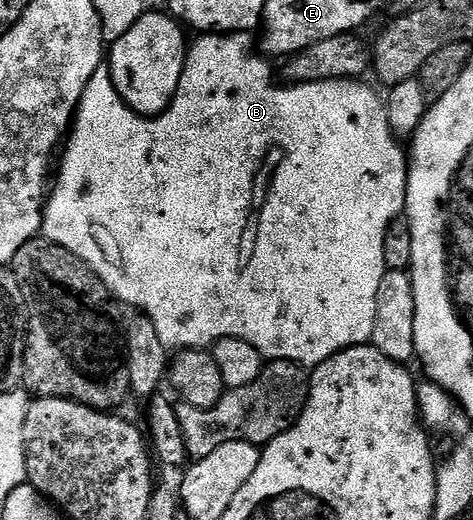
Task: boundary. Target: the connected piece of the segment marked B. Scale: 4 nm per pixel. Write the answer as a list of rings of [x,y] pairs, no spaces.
[[[236,31],[236,32],[233,32],[233,33],[202,33],[202,34],[199,34],[199,35],[198,35],[198,36],[197,36],[197,38],[198,38],[198,40],[196,40],[196,41],[195,41],[195,43],[194,43],[194,40],[193,40],[193,42],[191,42],[191,43],[190,43],[190,44],[189,44],[189,47],[188,47],[188,50],[187,50],[187,53],[186,53],[186,64],[185,64],[185,65],[184,65],[184,69],[183,69],[183,70],[182,70],[182,76],[181,76],[181,77],[180,77],[180,85],[179,85],[179,86],[178,86],[178,92],[176,92],[176,94],[175,94],[175,95],[174,95],[174,99],[173,99],[173,101],[171,101],[171,102],[170,102],[170,107],[169,107],[169,109],[167,109],[167,110],[166,110],[166,111],[164,111],[164,112],[162,112],[162,114],[161,114],[161,115],[156,115],[156,116],[153,116],[153,117],[147,117],[147,116],[145,116],[145,115],[137,115],[137,114],[136,114],[136,113],[135,113],[135,111],[133,111],[133,109],[132,109],[132,108],[131,108],[131,107],[129,107],[129,105],[127,105],[127,103],[126,103],[126,102],[124,102],[124,101],[123,101],[123,100],[122,100],[122,98],[121,98],[121,97],[120,97],[120,93],[119,93],[119,92],[118,92],[118,90],[117,90],[117,89],[116,89],[116,85],[115,85],[115,84],[114,84],[114,83],[112,83],[112,82],[110,82],[110,69],[109,69],[109,66],[106,66],[106,65],[103,65],[103,67],[101,67],[101,68],[100,68],[100,69],[96,69],[96,73],[92,73],[92,81],[88,81],[88,89],[84,89],[84,97],[82,97],[82,98],[81,98],[81,99],[80,99],[80,105],[79,105],[79,106],[78,106],[78,114],[77,114],[77,115],[75,115],[75,116],[74,116],[74,121],[73,121],[73,124],[72,124],[72,130],[71,130],[71,131],[70,131],[70,132],[69,132],[69,135],[68,135],[68,138],[67,138],[67,139],[66,139],[66,140],[65,140],[65,143],[64,143],[64,150],[63,150],[63,151],[62,151],[62,152],[61,152],[61,155],[60,155],[60,163],[61,163],[61,159],[62,159],[62,168],[60,168],[60,169],[59,169],[59,171],[58,171],[58,168],[57,168],[57,171],[56,171],[56,182],[55,182],[55,183],[54,183],[54,184],[53,184],[53,187],[52,187],[52,190],[51,190],[51,191],[50,191],[50,192],[49,192],[49,195],[48,195],[48,198],[47,198],[47,200],[46,200],[46,211],[45,211],[45,213],[43,213],[43,214],[42,214],[42,229],[41,229],[41,234],[42,234],[42,235],[43,235],[43,236],[45,236],[45,238],[47,238],[47,239],[50,239],[50,240],[52,240],[52,241],[53,241],[53,243],[55,243],[55,244],[56,244],[56,245],[60,245],[60,246],[61,246],[61,247],[63,247],[63,248],[64,248],[64,249],[68,249],[68,250],[69,250],[69,251],[71,251],[71,252],[72,252],[72,253],[76,253],[76,257],[80,257],[80,258],[81,258],[81,259],[83,259],[83,260],[84,260],[84,261],[85,261],[85,262],[86,262],[86,264],[87,264],[87,265],[89,265],[89,267],[91,267],[91,268],[92,268],[92,270],[94,270],[94,271],[95,271],[95,272],[96,272],[96,273],[97,273],[97,274],[98,274],[98,276],[99,276],[99,277],[100,277],[100,281],[104,281],[104,285],[105,285],[105,286],[106,286],[106,288],[107,288],[107,289],[109,289],[109,291],[110,291],[110,294],[111,294],[111,295],[113,295],[113,296],[114,296],[114,298],[115,298],[115,300],[117,300],[117,302],[118,302],[118,303],[119,303],[119,304],[122,304],[122,305],[125,305],[125,306],[126,306],[126,307],[127,307],[127,308],[129,308],[129,307],[128,307],[128,306],[130,306],[130,307],[135,307],[135,309],[136,309],[136,310],[138,310],[138,311],[135,311],[135,312],[138,312],[138,313],[141,313],[141,314],[142,314],[142,315],[143,315],[143,316],[145,316],[145,318],[147,318],[147,319],[150,319],[150,320],[152,320],[152,322],[153,322],[153,323],[154,323],[154,324],[155,324],[155,325],[156,325],[156,333],[160,333],[160,341],[164,341],[164,345],[165,345],[165,346],[166,346],[166,348],[168,348],[168,349],[169,349],[169,350],[170,350],[170,351],[171,351],[171,352],[174,352],[174,353],[177,353],[177,352],[180,352],[180,351],[184,351],[184,350],[187,350],[187,349],[210,349],[210,348],[213,348],[213,346],[214,346],[214,344],[215,344],[215,343],[218,343],[218,342],[220,342],[220,340],[222,340],[222,339],[223,339],[223,338],[224,338],[224,337],[236,337],[236,338],[237,338],[237,339],[239,339],[239,340],[240,340],[240,341],[248,341],[248,345],[252,345],[252,346],[253,346],[253,347],[254,347],[254,348],[256,348],[256,350],[258,350],[258,351],[260,351],[260,352],[263,352],[263,353],[264,353],[264,355],[265,355],[265,358],[266,358],[266,359],[267,359],[267,360],[270,360],[270,361],[273,361],[273,360],[276,360],[276,359],[283,359],[283,360],[284,360],[284,361],[288,361],[288,362],[289,362],[289,363],[296,363],[296,364],[298,364],[298,366],[300,366],[300,367],[305,367],[305,368],[307,368],[307,369],[313,369],[313,368],[316,368],[316,367],[318,367],[318,366],[320,366],[320,364],[321,364],[321,363],[323,363],[323,362],[324,362],[324,361],[328,361],[328,360],[329,360],[329,359],[330,359],[330,358],[331,358],[331,357],[333,357],[333,355],[335,355],[335,354],[336,354],[336,353],[340,353],[340,352],[341,352],[341,351],[347,351],[347,350],[348,350],[348,348],[350,348],[350,347],[361,347],[361,346],[363,346],[363,345],[366,345],[366,344],[369,344],[369,343],[370,343],[370,342],[371,342],[371,340],[373,340],[373,338],[374,338],[374,326],[375,326],[375,325],[376,325],[376,309],[377,309],[377,308],[378,308],[378,294],[379,294],[379,293],[380,293],[380,281],[381,281],[381,280],[382,280],[382,279],[383,279],[383,277],[385,277],[385,275],[386,275],[386,272],[387,272],[387,269],[386,269],[386,262],[385,262],[385,261],[384,261],[384,237],[385,237],[385,236],[386,236],[386,231],[387,231],[387,230],[388,230],[388,229],[389,229],[389,228],[390,228],[390,226],[391,226],[391,225],[392,225],[392,224],[393,224],[393,223],[394,223],[394,221],[395,221],[395,219],[397,219],[397,218],[399,218],[399,216],[401,216],[401,215],[402,215],[402,214],[403,214],[403,212],[405,212],[405,209],[406,209],[406,180],[407,180],[407,178],[408,178],[408,155],[407,155],[407,152],[406,152],[406,151],[405,151],[405,150],[404,150],[404,147],[403,147],[403,144],[402,144],[402,143],[401,143],[401,142],[399,142],[399,140],[398,140],[398,139],[397,139],[397,138],[396,138],[396,136],[395,136],[395,134],[394,134],[394,130],[392,130],[392,129],[391,129],[391,128],[390,128],[390,122],[389,122],[389,121],[388,121],[388,117],[387,117],[387,116],[386,116],[386,104],[385,104],[385,102],[383,102],[383,100],[382,100],[382,99],[381,99],[381,98],[380,98],[380,95],[379,95],[379,99],[378,99],[378,95],[377,95],[377,93],[376,93],[376,92],[374,92],[374,91],[373,91],[373,89],[372,89],[372,88],[370,88],[370,87],[365,87],[365,85],[364,85],[364,84],[365,84],[365,82],[362,82],[362,81],[355,81],[355,80],[353,80],[353,79],[329,79],[329,80],[328,80],[328,81],[320,81],[320,82],[319,82],[319,83],[296,83],[296,84],[293,84],[293,85],[281,85],[281,86],[282,86],[282,87],[277,87],[277,85],[276,85],[276,84],[274,84],[274,71],[273,71],[273,69],[272,69],[272,68],[270,68],[270,63],[271,63],[271,60],[270,60],[270,59],[269,59],[269,58],[266,58],[266,57],[260,57],[260,55],[259,55],[259,52],[258,52],[258,51],[257,51],[257,50],[256,50],[256,39],[255,39],[255,36],[254,36],[254,35],[253,35],[253,34],[251,34],[251,32],[248,32],[248,31]]]

